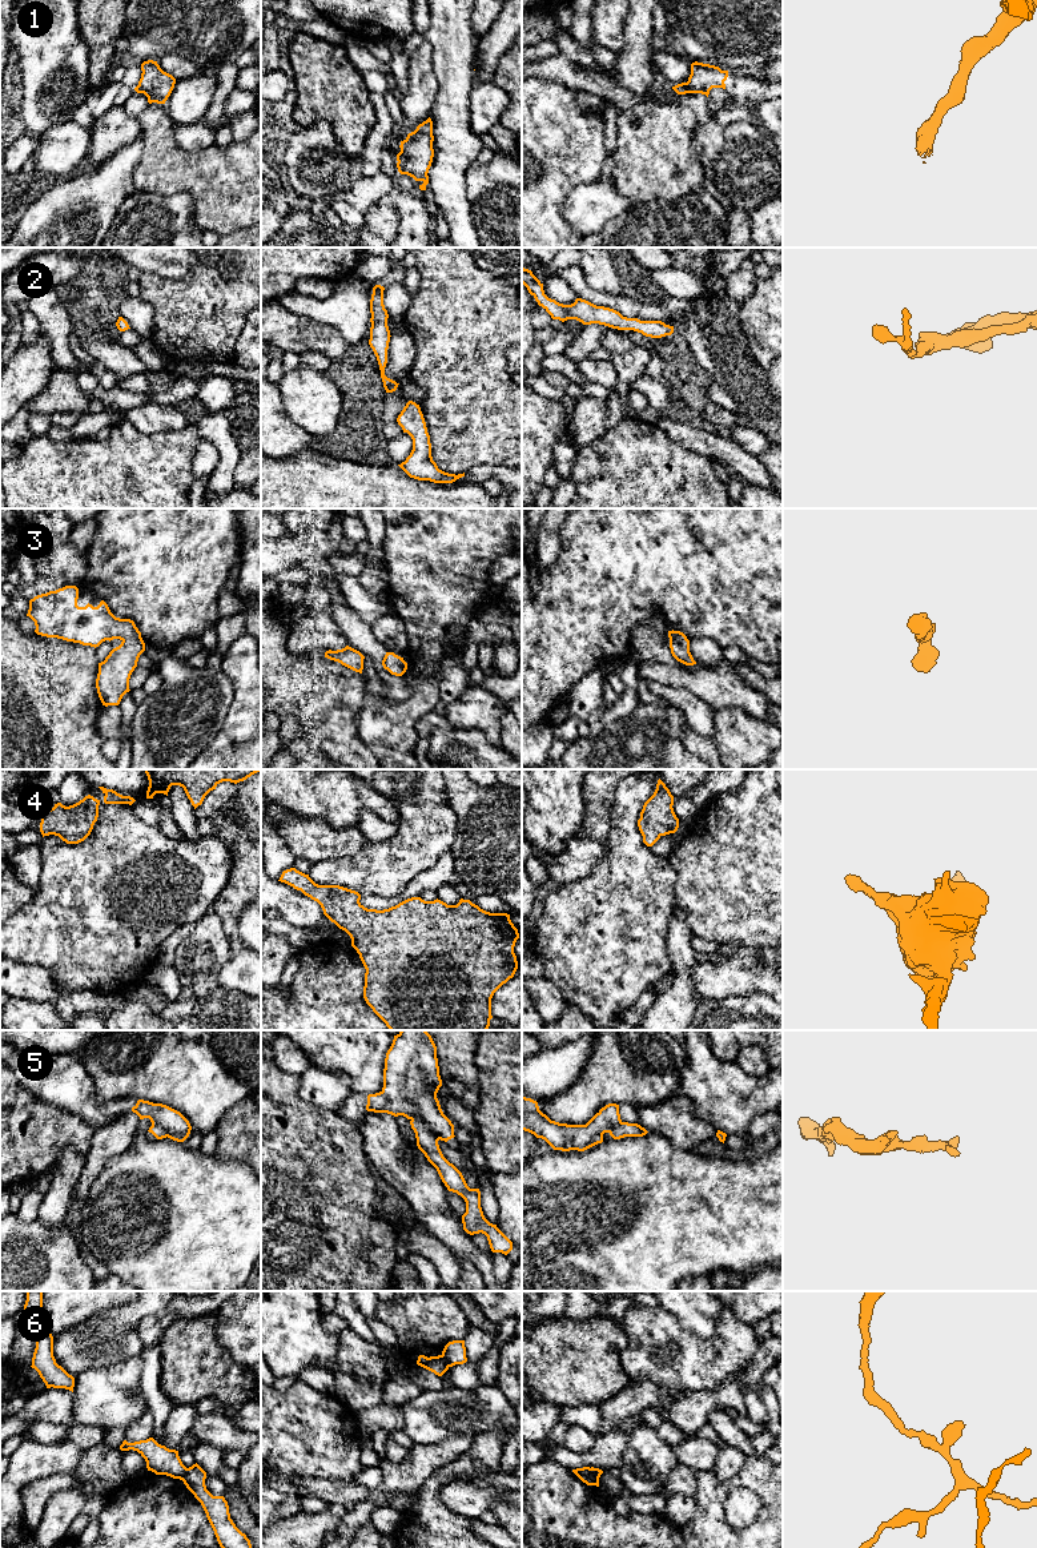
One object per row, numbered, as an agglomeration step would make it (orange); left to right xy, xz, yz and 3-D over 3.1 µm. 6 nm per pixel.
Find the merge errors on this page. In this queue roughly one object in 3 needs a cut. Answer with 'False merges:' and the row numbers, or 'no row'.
False merges: 5, 6

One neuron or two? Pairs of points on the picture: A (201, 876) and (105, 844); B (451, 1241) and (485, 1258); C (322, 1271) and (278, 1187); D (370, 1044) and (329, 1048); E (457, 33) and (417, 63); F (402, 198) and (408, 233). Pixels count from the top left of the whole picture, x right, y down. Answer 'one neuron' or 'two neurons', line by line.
A: one neuron
B: one neuron
C: one neuron
D: one neuron
E: two neurons
F: one neuron

